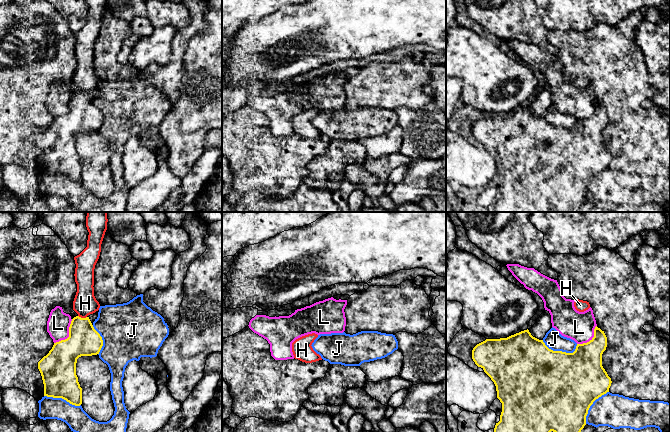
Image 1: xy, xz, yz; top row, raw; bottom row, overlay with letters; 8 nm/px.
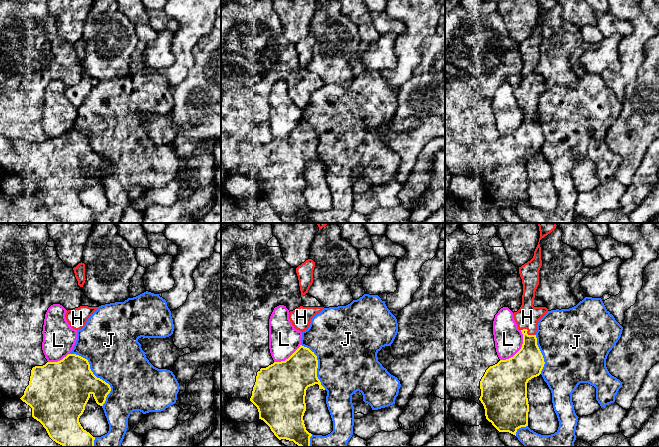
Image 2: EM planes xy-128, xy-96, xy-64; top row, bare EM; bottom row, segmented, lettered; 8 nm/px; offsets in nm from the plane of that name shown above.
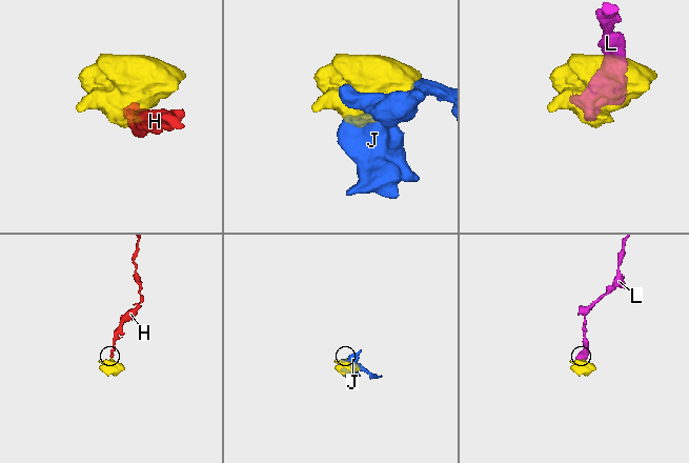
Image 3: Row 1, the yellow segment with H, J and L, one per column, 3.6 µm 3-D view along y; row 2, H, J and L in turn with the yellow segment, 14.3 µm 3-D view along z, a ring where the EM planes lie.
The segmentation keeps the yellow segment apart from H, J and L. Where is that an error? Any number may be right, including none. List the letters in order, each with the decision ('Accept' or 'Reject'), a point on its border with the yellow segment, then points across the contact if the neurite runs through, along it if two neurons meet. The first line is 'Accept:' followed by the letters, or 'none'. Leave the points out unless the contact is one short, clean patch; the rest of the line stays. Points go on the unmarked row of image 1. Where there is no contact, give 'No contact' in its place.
Accept: H
H: Accept. Touches yellow at xy (82, 94). Path across: xy (84, 116), (82, 112), (82, 94), (83, 81), (85, 79)
J: Reject. Touches yellow at yz (560, 127)
L: Reject. Touches yellow at xy (69, 111). Boundary: xy (72, 95), (69, 101), (69, 111), (54, 119)

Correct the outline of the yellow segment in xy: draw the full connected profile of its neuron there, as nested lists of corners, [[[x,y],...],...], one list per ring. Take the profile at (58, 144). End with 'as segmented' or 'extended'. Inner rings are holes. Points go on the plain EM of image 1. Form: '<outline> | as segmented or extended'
[[[86,0],[86,3],[89,8],[87,23],[74,33],[76,40],[74,52],[77,68],[73,77],[73,86],[78,91],[71,97],[69,113],[54,119],[49,129],[38,138],[38,145],[44,160],[44,172],[62,174],[75,182],[82,180],[82,164],[76,151],[77,135],[81,132],[97,131],[103,122],[102,113],[94,105],[88,92],[100,84],[99,78],[94,72],[94,45],[100,32],[101,20],[107,6],[107,0]]] | extended

